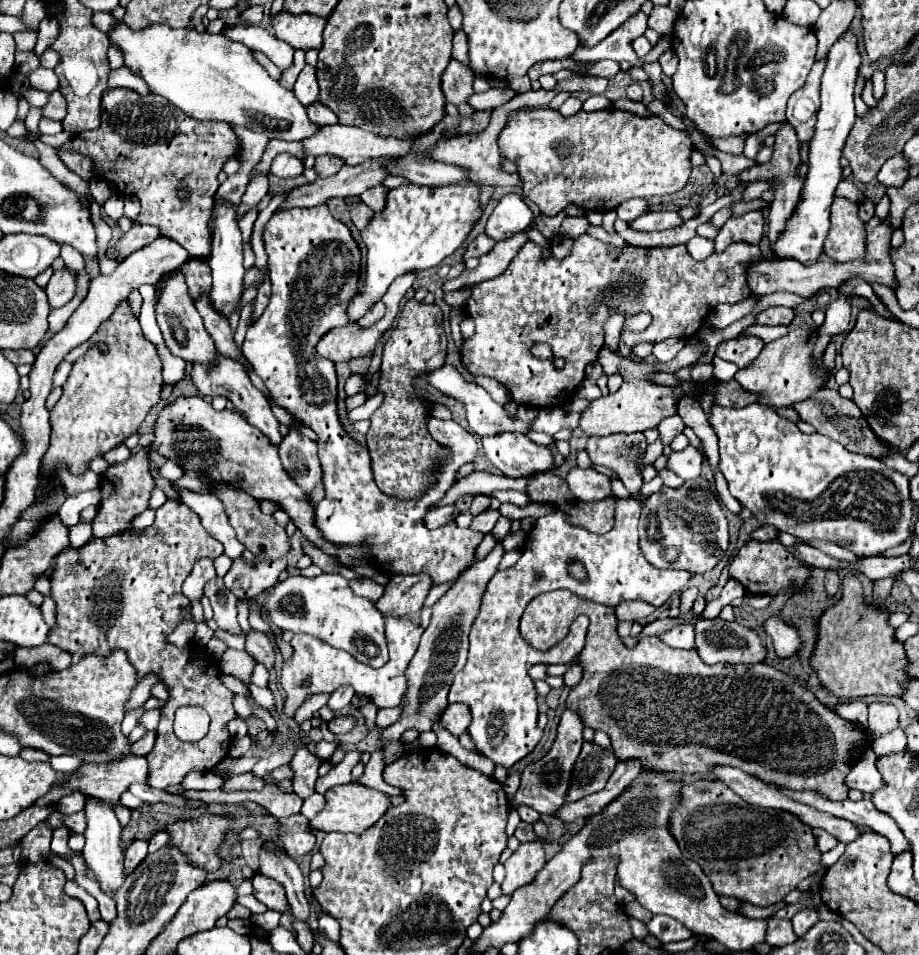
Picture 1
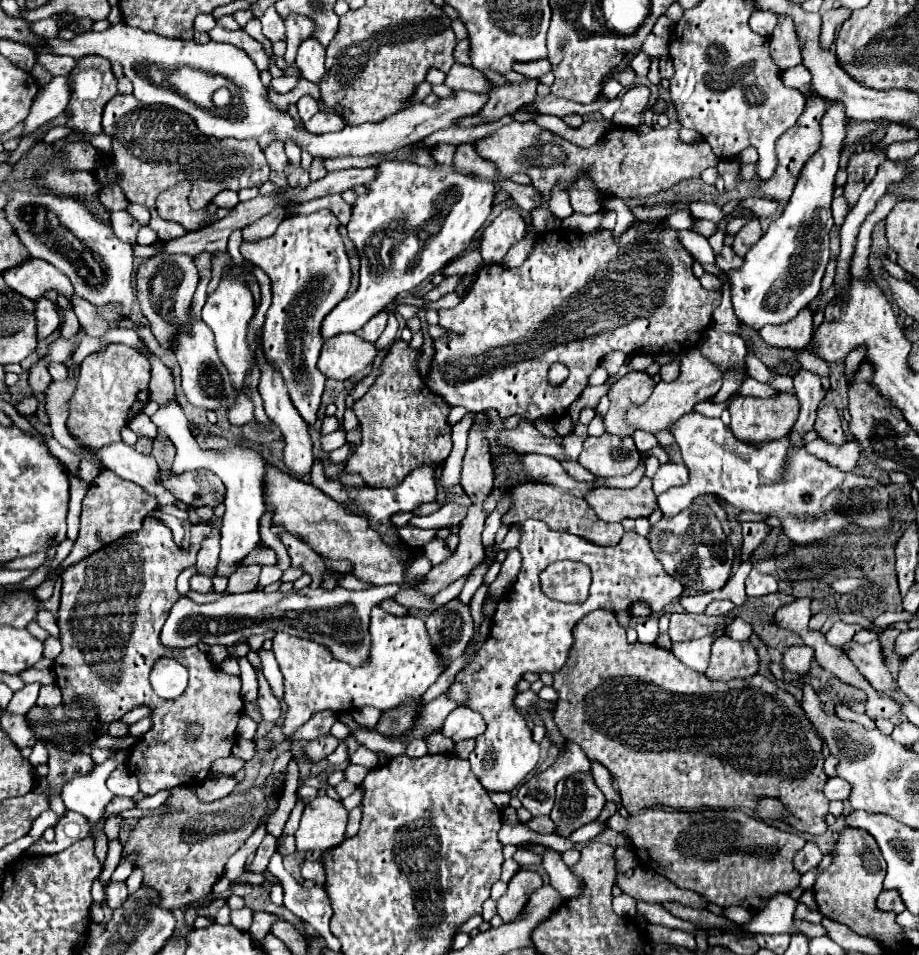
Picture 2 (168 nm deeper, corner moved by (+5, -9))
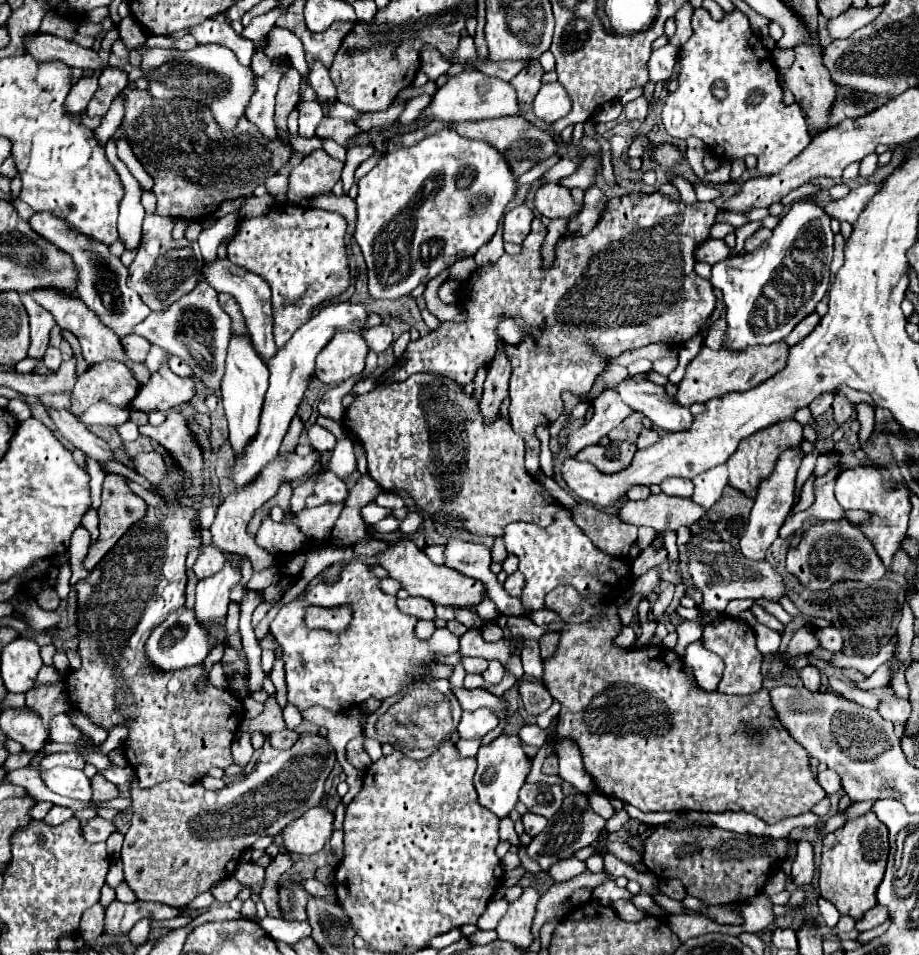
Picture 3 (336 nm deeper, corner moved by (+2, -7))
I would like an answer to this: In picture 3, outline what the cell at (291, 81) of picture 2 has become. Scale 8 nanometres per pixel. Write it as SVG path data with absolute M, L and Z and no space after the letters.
M269 70L263 76L255 78L255 92L249 98L249 104L245 108L247 118L267 136L277 138L275 122L273 122L273 110L275 110L275 94L279 86L281 74L277 70Z

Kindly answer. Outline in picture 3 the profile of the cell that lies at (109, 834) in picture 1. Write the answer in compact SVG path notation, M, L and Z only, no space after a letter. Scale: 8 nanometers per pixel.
M57 766L49 770L39 770L39 776L43 784L55 794L77 798L77 800L91 800L89 778L81 770Z

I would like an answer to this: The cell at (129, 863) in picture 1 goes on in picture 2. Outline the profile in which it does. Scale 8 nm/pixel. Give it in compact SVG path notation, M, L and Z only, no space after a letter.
M110 882L108 884L108 892L106 892L106 900L108 900L108 906L114 910L118 906L122 906L124 898L128 896L128 888L126 888L126 882Z

